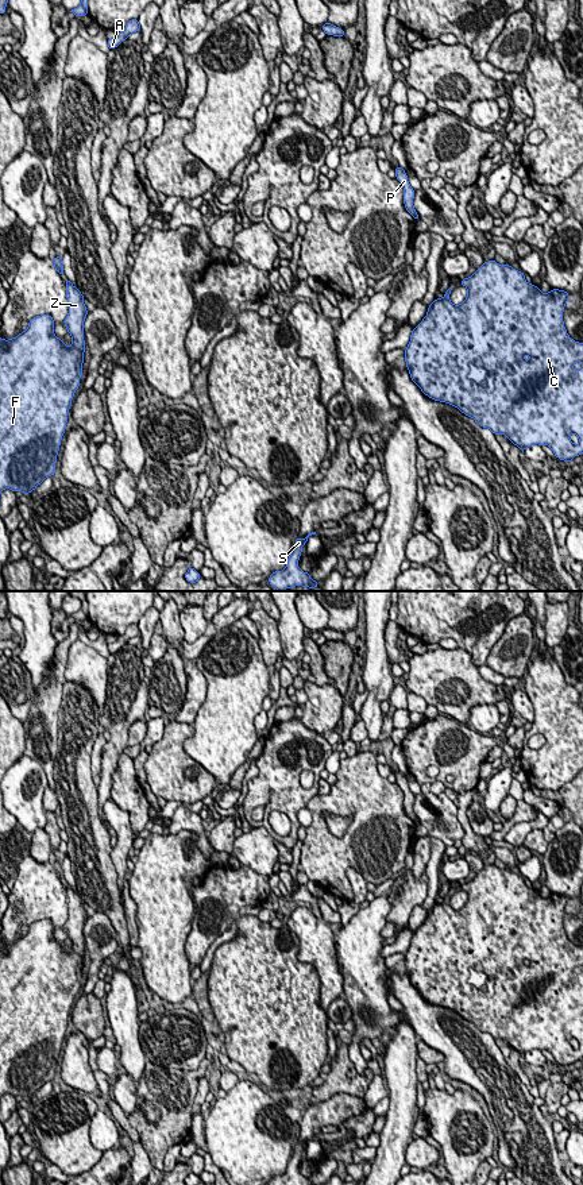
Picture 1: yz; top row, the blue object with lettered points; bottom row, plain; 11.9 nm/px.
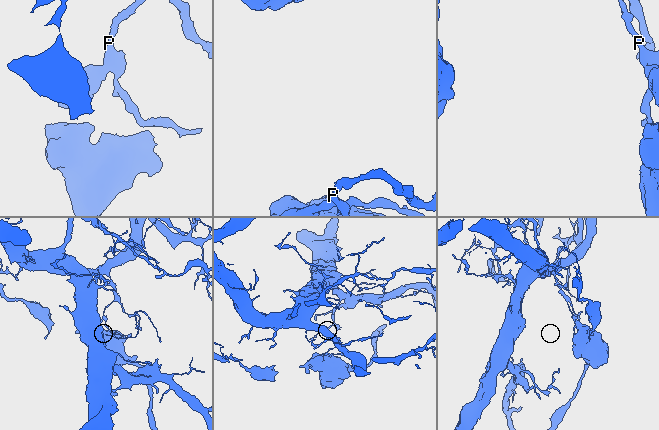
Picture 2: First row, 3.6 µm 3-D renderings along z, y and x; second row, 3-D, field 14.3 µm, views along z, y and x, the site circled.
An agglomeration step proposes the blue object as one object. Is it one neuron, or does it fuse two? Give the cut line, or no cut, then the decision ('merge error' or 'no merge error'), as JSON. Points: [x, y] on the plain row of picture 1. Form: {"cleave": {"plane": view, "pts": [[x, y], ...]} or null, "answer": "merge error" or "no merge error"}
{"cleave": {"plane": "yz", "pts": [[417, 819], [414, 822]]}, "answer": "merge error"}

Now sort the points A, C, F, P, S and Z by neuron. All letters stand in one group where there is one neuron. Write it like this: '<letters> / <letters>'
A F P S Z / C

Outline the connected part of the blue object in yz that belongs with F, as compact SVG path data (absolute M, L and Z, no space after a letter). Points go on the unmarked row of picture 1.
M69 884L65 888L69 918L63 929L72 939L70 952L54 939L54 925L50 919L31 923L28 933L16 942L8 945L0 942L0 1097L9 1093L15 1097L28 1099L55 1077L57 1059L66 1034L67 1018L82 980L84 926L88 919L84 908L85 903L78 892L74 892Z

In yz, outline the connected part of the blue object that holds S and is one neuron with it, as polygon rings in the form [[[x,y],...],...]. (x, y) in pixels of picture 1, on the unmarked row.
[[[316,1136],[309,1138],[304,1145],[297,1142],[294,1154],[287,1163],[286,1172],[282,1176],[271,1177],[269,1185],[313,1185],[308,1177],[304,1177],[298,1172],[302,1151],[306,1149],[308,1142],[312,1139],[316,1139]]]

